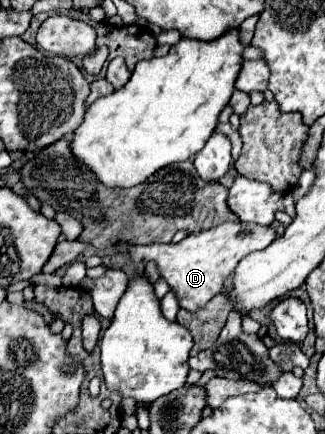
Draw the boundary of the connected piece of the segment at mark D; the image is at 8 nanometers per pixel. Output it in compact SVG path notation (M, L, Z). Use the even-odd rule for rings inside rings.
M222 223L210 231L200 231L188 235L180 243L168 245L140 245L128 247L126 253L132 263L154 261L158 265L160 277L170 285L170 291L176 293L180 307L186 311L202 309L214 295L224 289L226 277L230 277L236 265L250 255L252 251L266 249L276 239L272 227L262 227L256 223Z

